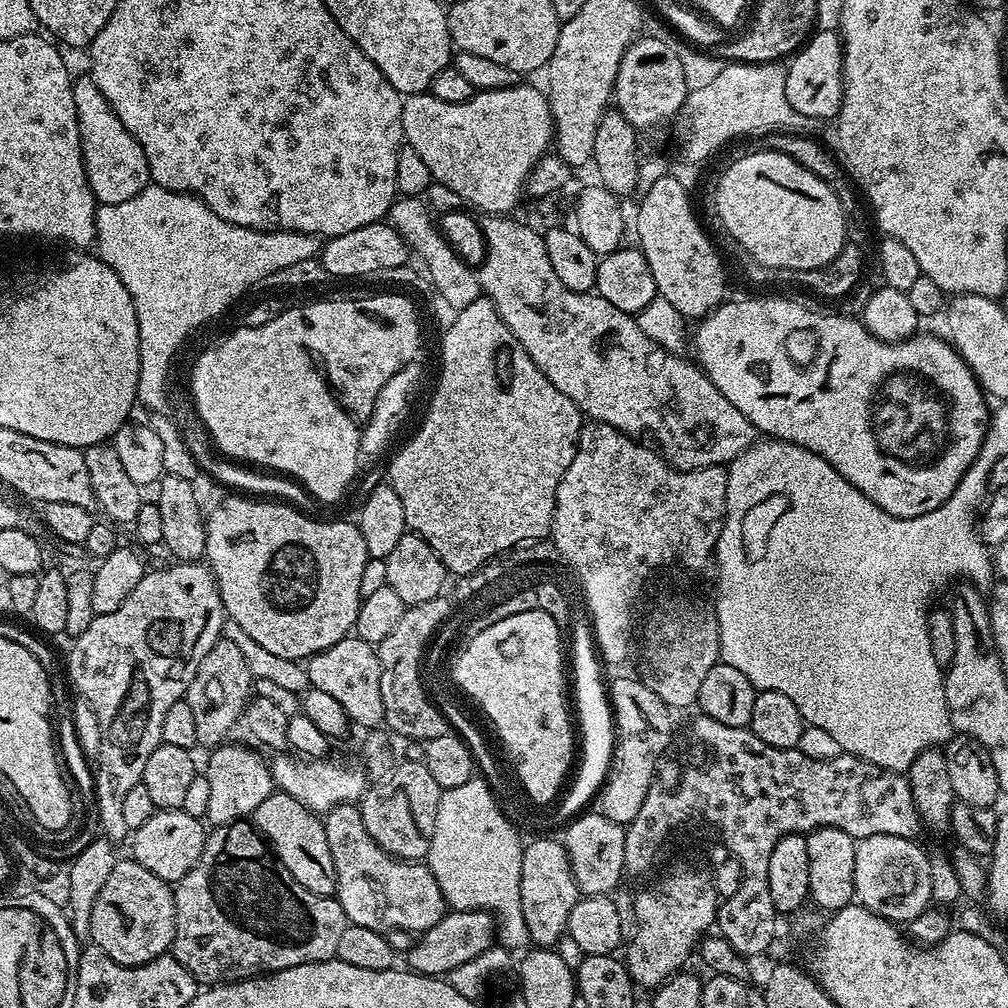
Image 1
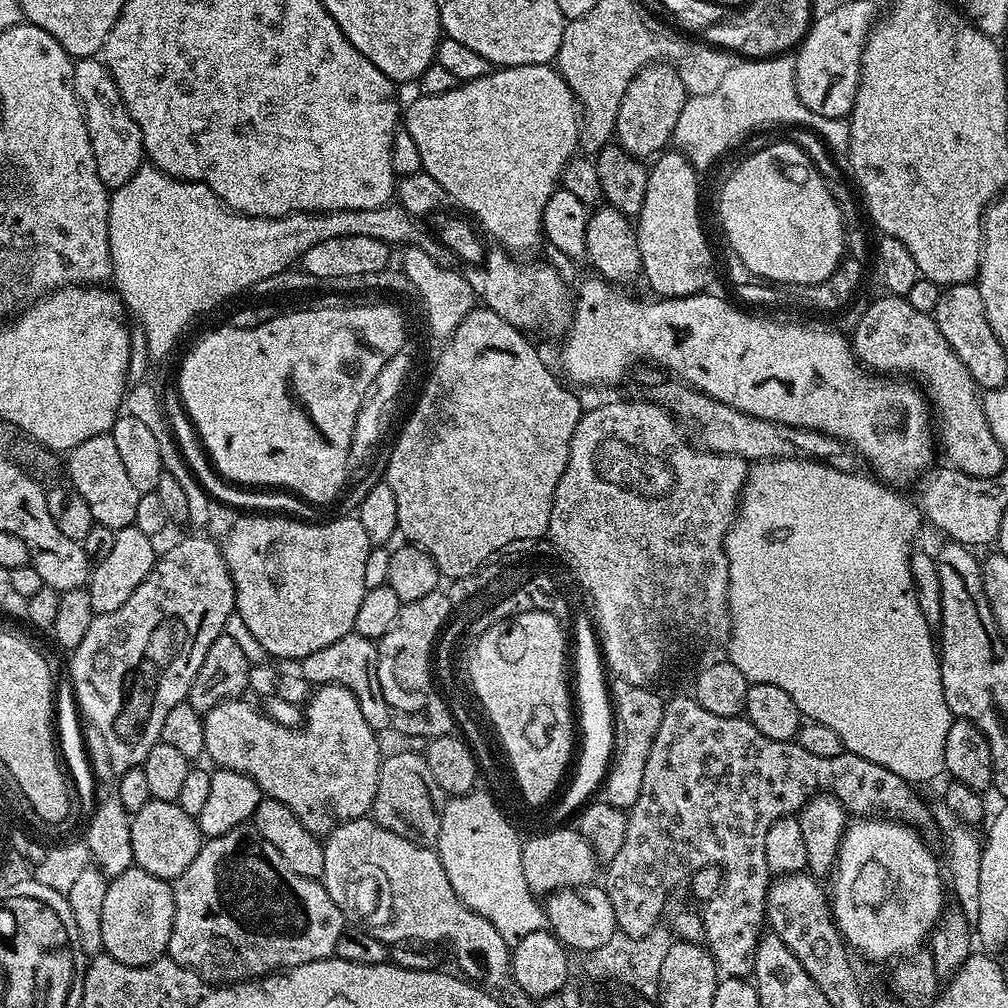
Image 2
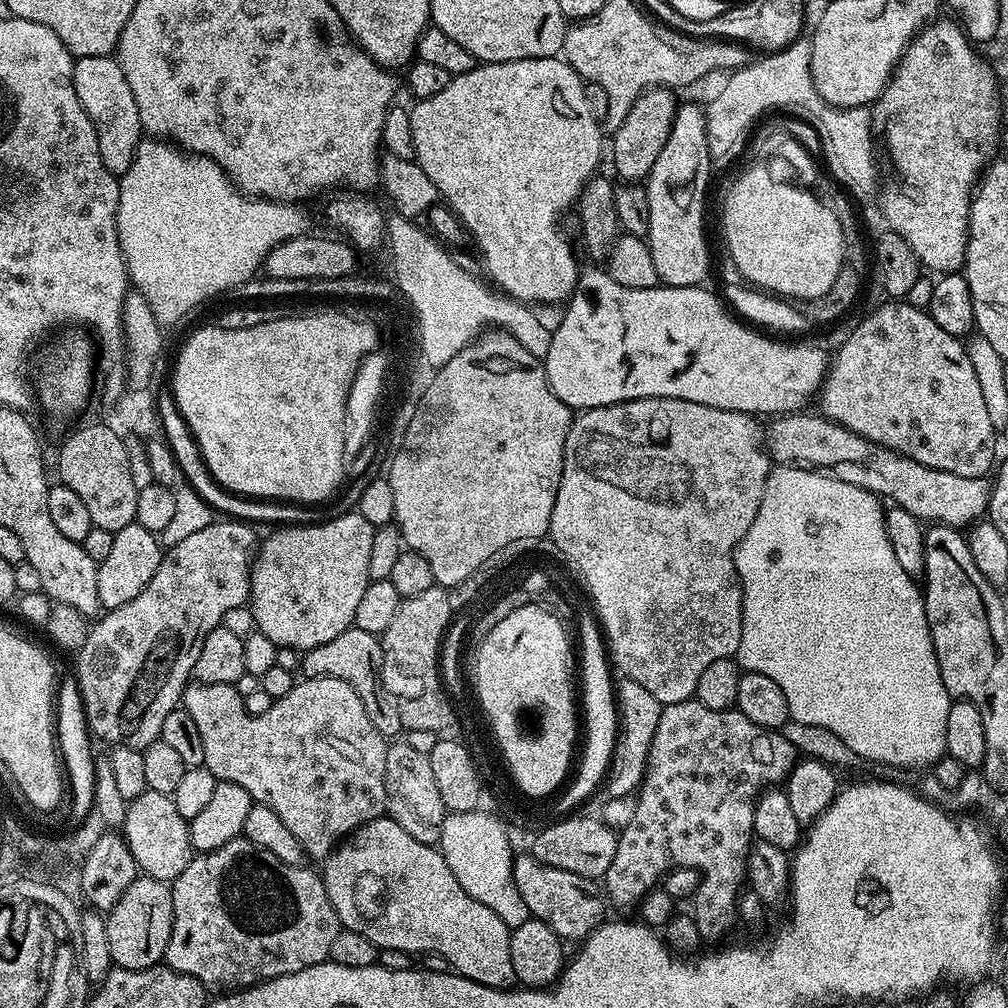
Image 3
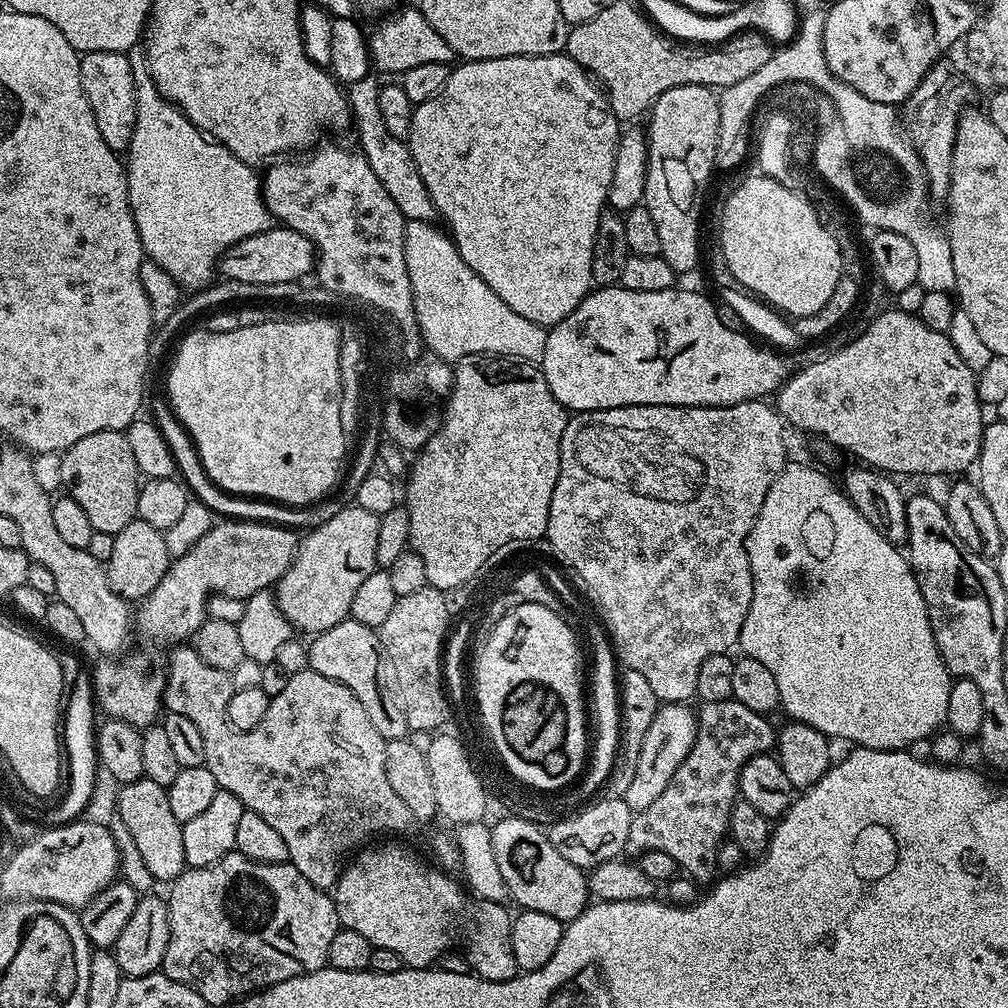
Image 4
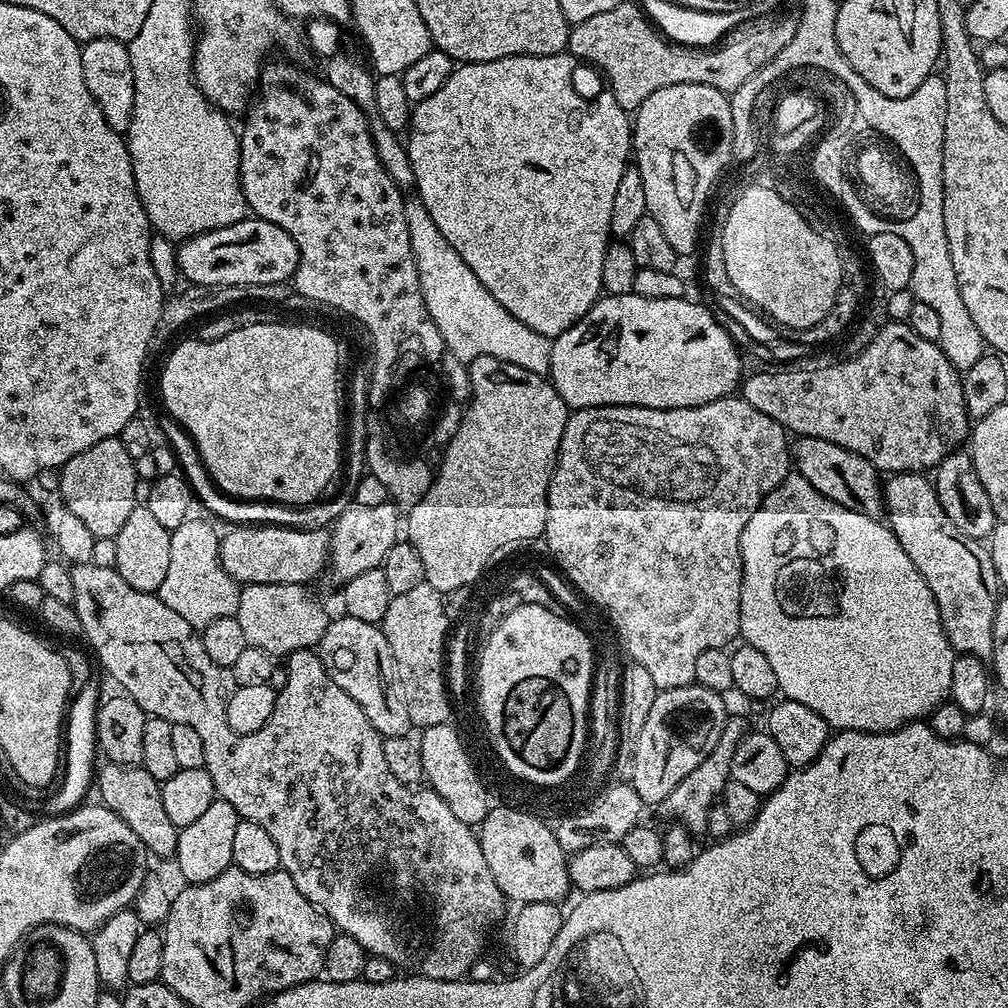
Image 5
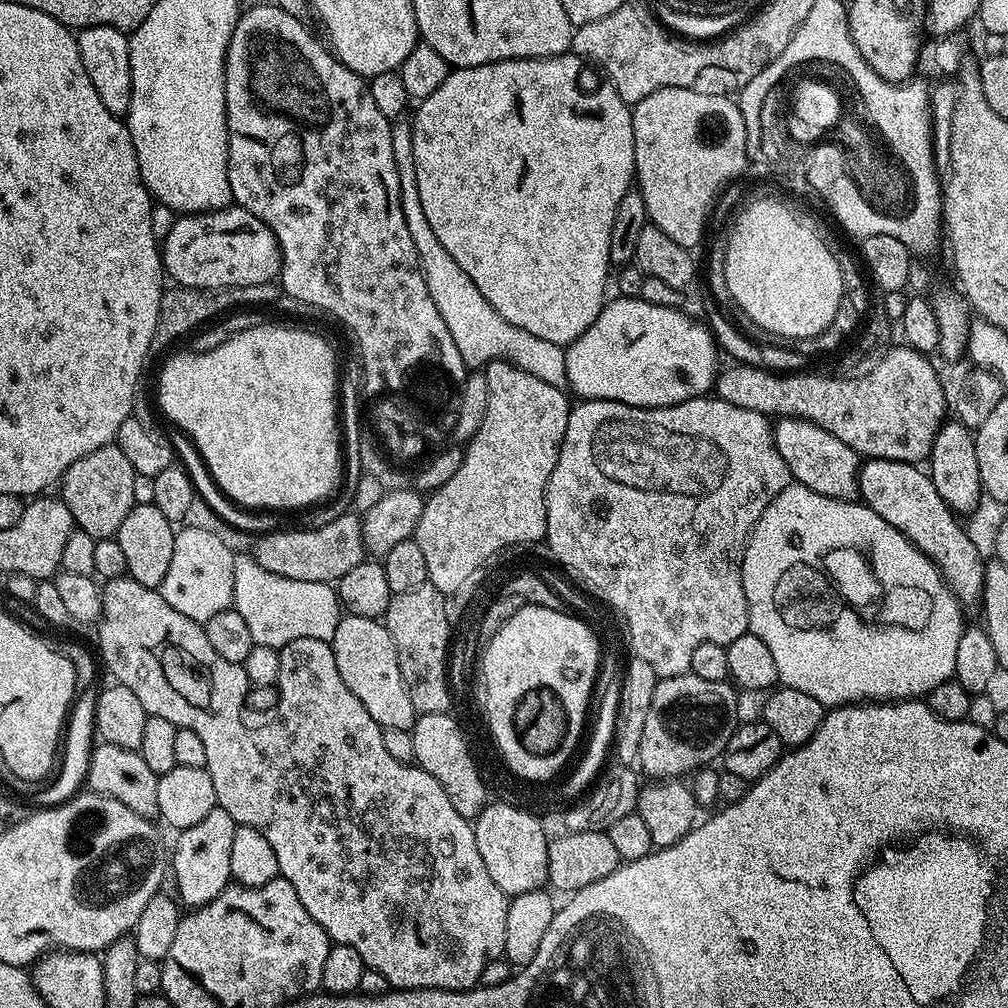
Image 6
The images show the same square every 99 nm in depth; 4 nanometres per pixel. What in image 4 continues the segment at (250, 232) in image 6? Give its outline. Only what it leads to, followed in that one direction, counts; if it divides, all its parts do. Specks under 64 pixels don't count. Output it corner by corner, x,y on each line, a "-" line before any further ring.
273,226
266,232
259,232
250,238
242,238
230,246
218,261
218,272
225,280
244,283
280,283
303,281
311,277
316,266
316,247
298,230

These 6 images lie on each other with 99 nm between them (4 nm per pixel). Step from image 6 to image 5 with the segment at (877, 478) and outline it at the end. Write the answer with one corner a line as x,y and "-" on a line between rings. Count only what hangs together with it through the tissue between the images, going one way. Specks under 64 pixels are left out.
918,472
889,475
883,490
886,523
898,538
902,550
906,550
910,562
914,562
918,574
922,574
926,586
930,586
930,594
934,594
934,602
938,602
942,630
946,630
952,651
991,661
994,610
1002,589
987,547
962,534
962,530
950,522
946,510
942,510
942,502
938,502
936,485
927,475

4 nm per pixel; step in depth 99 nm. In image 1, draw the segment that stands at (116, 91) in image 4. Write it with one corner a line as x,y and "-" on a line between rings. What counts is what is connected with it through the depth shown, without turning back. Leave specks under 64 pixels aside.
84,74
81,80
79,77
72,85
72,93
82,162
97,205
117,204
126,202
128,198
134,198
134,194
138,194
150,182
148,163
142,146
138,146
130,130
122,126
118,114
114,114
110,102
102,98
102,90
98,90
91,75

